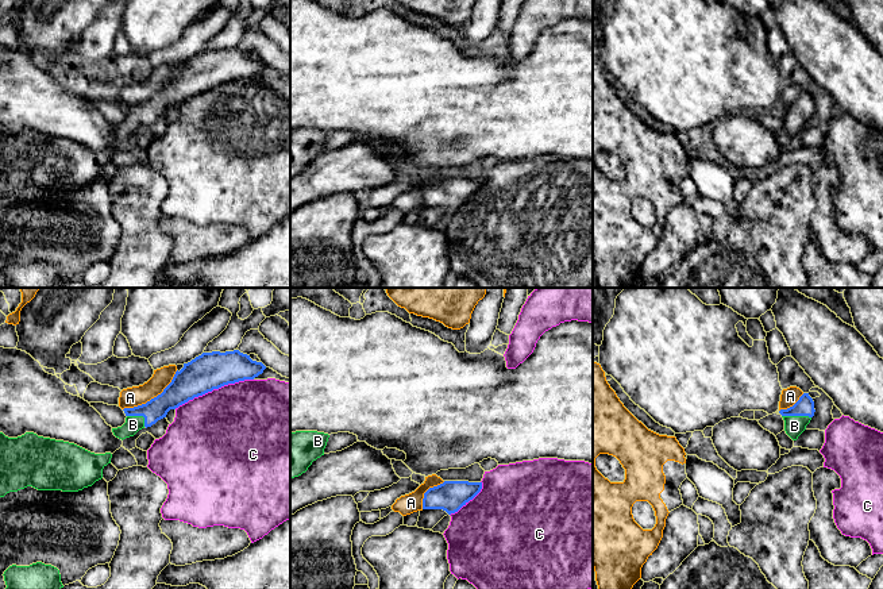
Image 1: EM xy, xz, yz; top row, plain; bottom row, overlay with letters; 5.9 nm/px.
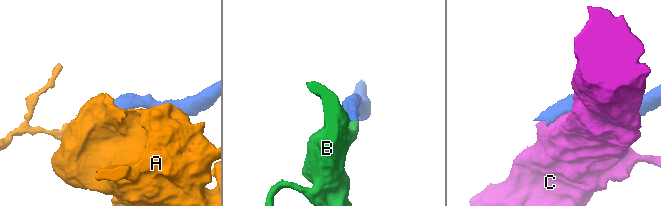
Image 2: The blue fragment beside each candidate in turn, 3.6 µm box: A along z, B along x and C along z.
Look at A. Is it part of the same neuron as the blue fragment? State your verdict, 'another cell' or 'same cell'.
another cell

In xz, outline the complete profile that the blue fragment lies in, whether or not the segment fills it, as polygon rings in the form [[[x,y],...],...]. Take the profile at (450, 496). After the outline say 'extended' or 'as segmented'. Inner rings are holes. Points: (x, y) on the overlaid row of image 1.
[[[444,481],[424,493],[423,509],[443,509],[448,515],[458,512],[482,489],[482,482]]]; as segmented

